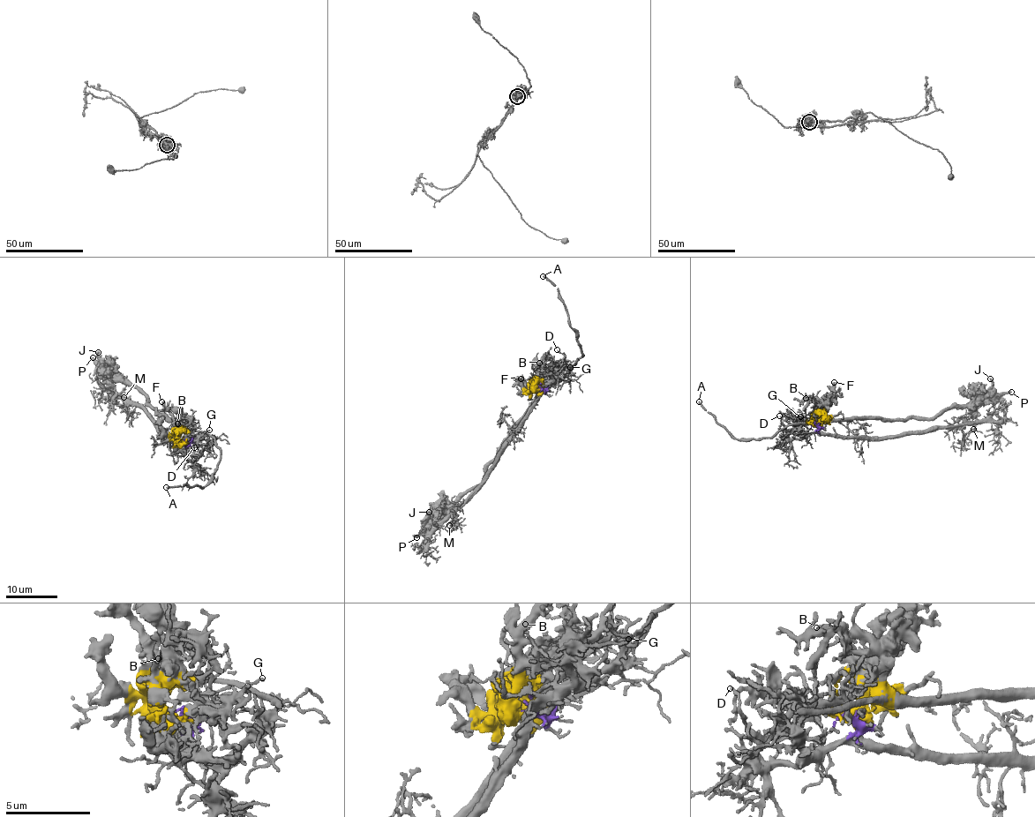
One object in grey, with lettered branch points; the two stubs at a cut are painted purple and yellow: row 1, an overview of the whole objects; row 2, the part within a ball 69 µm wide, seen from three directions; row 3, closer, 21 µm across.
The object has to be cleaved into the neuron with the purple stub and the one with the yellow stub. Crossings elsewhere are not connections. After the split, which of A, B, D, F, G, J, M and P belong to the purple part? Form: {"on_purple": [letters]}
{"on_purple": ["M"]}

